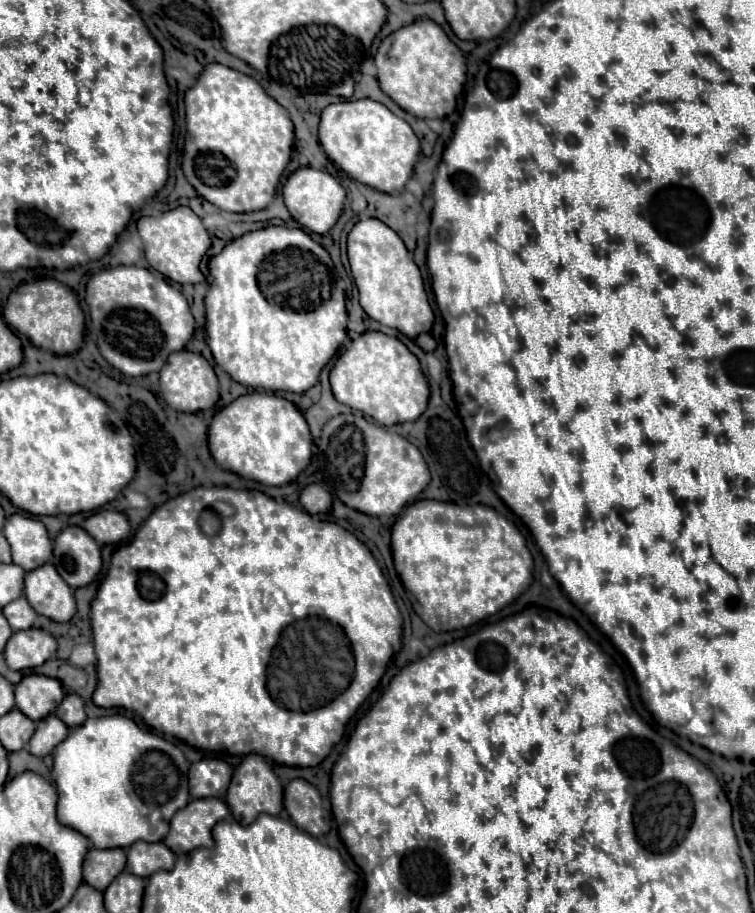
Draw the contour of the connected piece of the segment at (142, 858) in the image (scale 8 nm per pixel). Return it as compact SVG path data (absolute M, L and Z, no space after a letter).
M135 842L127 850L127 872L149 878L153 872L171 870L175 864L175 854L163 846L163 842Z

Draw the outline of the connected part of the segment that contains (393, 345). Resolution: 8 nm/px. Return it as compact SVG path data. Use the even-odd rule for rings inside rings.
M365 332L357 340L351 342L351 348L347 348L337 358L337 362L331 370L331 390L333 390L333 396L341 404L361 410L363 414L371 416L373 420L377 420L383 426L393 426L393 424L417 420L425 412L427 400L429 400L429 384L427 384L427 378L419 366L419 360L407 350L407 346L401 340L387 336L383 332Z

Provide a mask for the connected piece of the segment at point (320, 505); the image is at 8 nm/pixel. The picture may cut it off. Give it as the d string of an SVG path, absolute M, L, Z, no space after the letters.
M309 484L303 488L301 496L299 496L301 506L309 512L309 514L325 514L331 508L333 496L329 494L329 490L323 484Z

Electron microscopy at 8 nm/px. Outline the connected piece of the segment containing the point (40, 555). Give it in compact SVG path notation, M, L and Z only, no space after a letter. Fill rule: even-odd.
M13 514L3 526L3 534L11 546L13 562L23 570L35 570L49 562L53 554L53 542L47 528L37 518Z

